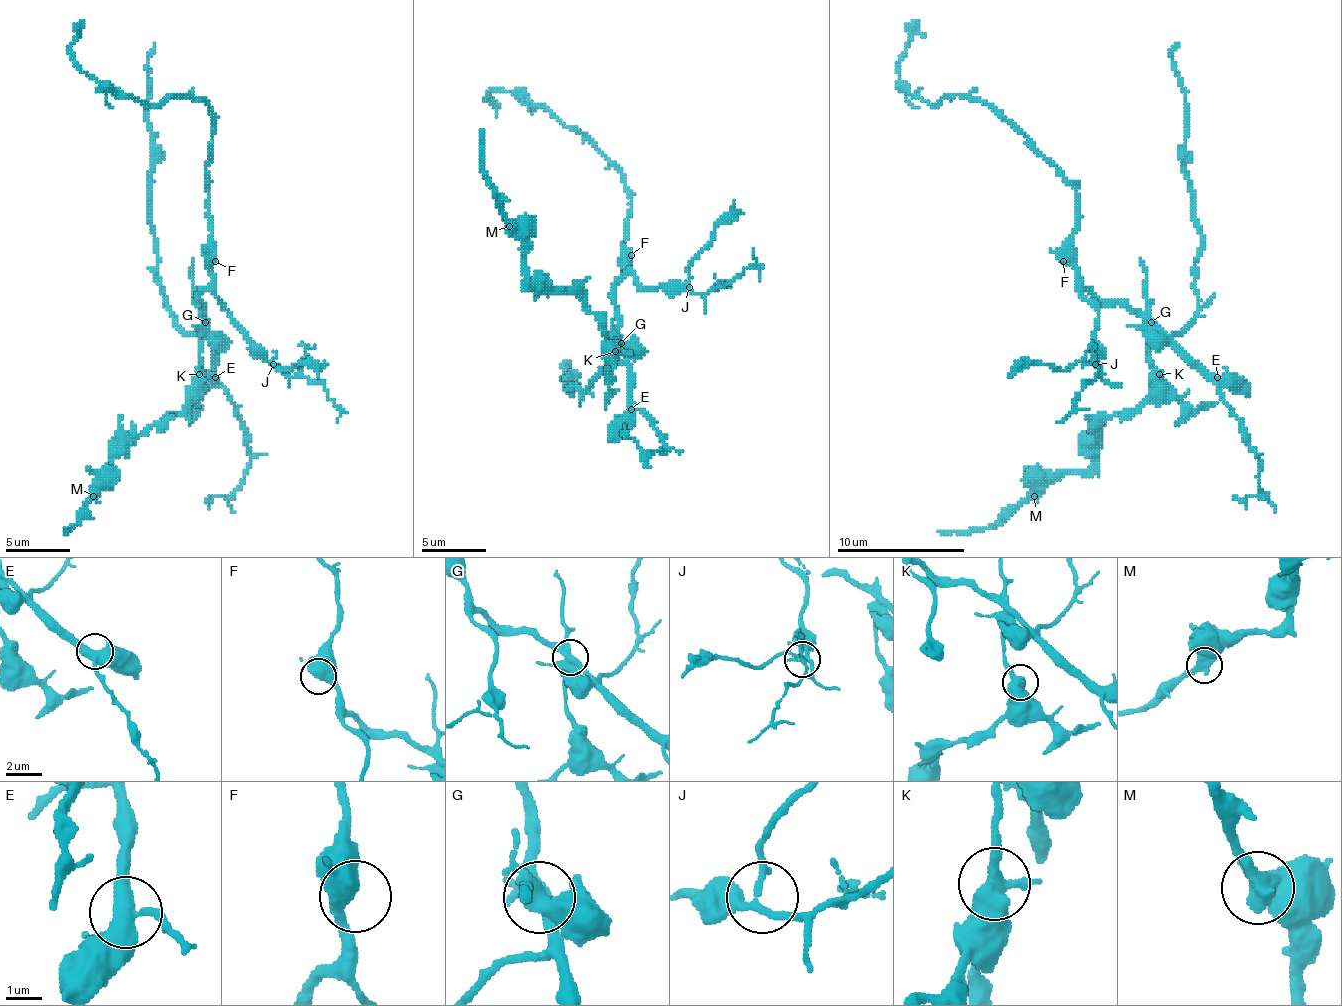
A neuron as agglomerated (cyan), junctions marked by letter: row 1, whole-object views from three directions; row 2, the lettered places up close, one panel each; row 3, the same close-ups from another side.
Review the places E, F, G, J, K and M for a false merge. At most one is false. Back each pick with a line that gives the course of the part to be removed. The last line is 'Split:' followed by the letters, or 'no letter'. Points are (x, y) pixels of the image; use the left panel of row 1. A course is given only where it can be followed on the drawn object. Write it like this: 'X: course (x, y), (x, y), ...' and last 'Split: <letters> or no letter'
G: course (206, 322), (206, 162), (215, 117), (180, 95), (154, 104), (106, 91), (74, 66), (71, 43), (84, 21)
Split: G

